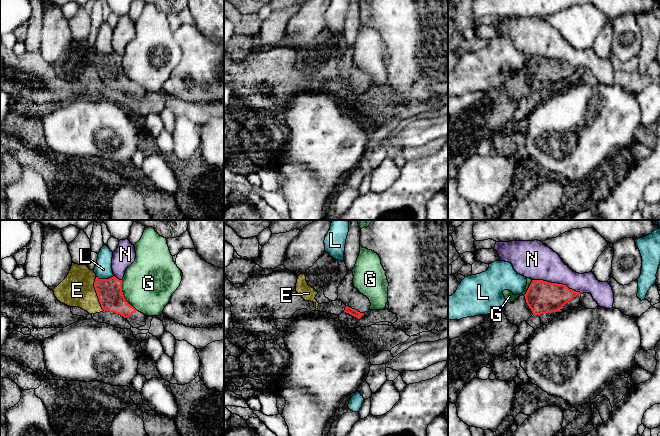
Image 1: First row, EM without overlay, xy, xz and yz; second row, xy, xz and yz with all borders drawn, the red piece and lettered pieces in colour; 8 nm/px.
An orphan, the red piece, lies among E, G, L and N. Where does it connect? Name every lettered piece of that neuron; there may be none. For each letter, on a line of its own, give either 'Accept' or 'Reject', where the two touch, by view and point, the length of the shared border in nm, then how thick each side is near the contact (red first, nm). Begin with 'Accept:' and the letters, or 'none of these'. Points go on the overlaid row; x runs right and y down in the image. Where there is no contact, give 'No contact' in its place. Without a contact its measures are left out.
Accept: none of these
E: Reject. Touches red at xy (97, 294). Shared border 280 nm. Thickness 200 nm (red) against 280 nm
G: Reject. Touches red at xy (123, 296). Shared border 280 nm. Thickness 200 nm (red) against 420 nm
L: Reject. Touches red at xy (104, 279). Shared border 140 nm. Thickness 200 nm (red) against 140 nm
N: Reject. Touches red at yz (556, 283). Shared border 420 nm. Thickness 260 nm (red) against 300 nm

